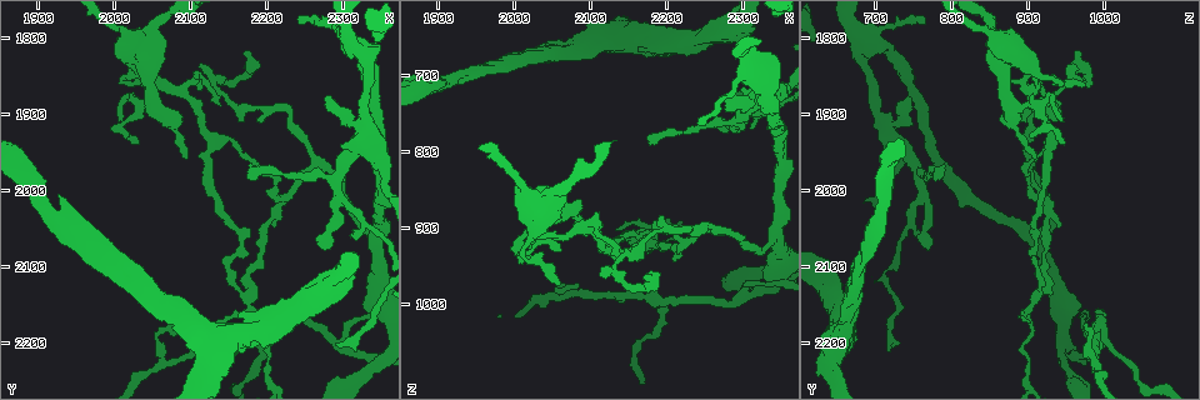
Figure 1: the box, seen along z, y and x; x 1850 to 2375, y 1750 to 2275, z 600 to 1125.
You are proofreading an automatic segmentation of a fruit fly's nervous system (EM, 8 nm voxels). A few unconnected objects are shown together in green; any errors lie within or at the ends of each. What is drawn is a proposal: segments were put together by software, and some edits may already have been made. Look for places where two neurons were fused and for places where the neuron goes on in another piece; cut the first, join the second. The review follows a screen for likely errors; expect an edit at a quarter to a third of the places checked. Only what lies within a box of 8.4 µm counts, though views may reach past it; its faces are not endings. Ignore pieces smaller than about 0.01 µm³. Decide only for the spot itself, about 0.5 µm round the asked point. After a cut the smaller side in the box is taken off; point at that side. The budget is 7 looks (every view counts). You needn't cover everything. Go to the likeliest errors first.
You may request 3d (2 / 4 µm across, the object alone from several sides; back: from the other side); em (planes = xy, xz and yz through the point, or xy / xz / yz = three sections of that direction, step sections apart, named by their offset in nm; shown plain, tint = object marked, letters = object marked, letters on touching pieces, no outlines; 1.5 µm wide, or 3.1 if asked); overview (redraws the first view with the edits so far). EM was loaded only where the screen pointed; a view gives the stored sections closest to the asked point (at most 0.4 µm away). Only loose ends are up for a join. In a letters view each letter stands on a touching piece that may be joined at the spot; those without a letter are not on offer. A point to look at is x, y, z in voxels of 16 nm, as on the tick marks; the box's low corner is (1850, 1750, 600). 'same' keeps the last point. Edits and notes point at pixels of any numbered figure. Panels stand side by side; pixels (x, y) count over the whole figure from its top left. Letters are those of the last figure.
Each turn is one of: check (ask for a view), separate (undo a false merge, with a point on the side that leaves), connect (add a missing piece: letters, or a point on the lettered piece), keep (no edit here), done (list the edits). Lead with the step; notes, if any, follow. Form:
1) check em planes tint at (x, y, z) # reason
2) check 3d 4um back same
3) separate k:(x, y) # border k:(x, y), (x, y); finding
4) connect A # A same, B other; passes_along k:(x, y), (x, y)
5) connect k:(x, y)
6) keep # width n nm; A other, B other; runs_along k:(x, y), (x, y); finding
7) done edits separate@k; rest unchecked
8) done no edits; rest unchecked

check 3d 2um at (2010, 1905, 940) # an open end

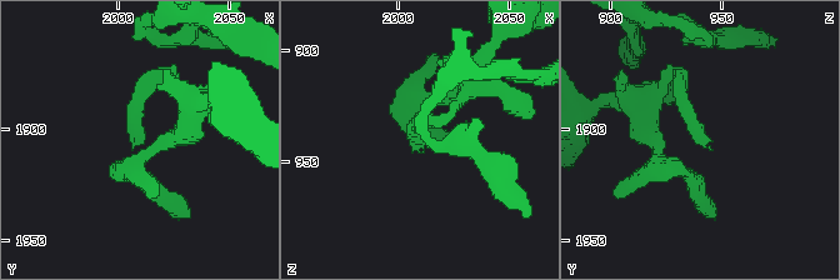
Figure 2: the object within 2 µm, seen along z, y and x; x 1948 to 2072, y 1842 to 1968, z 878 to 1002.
check em planes letters at (2011, 1908, 940)

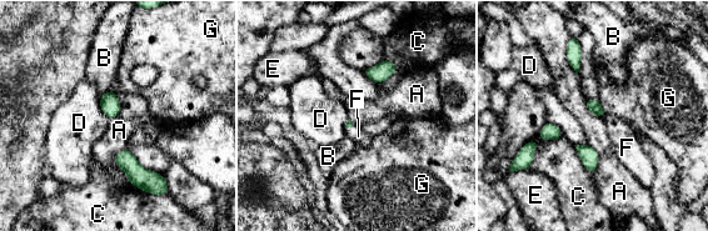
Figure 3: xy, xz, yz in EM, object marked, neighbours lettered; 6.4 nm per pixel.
connect F # A other, B other, C other, D other, E other, F same, G other; passes_along 3:(594, 106), (604, 114), (626, 145); the neuron continues

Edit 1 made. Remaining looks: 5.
check em planes letters at (2155, 1855, 980) # sharp bend

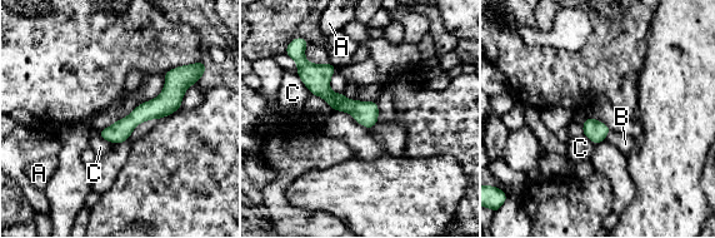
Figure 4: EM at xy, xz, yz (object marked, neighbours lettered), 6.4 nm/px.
keep # longest_contact C 170 nm; A other, B other, C other; continuous, no second neuron

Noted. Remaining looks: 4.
check em planes plain at (2185, 2180, 995) # branch point

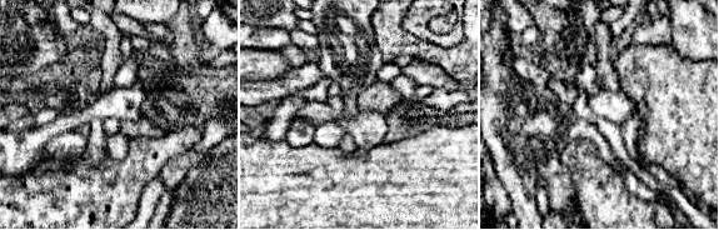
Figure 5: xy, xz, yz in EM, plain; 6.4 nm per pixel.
check em planes tint same

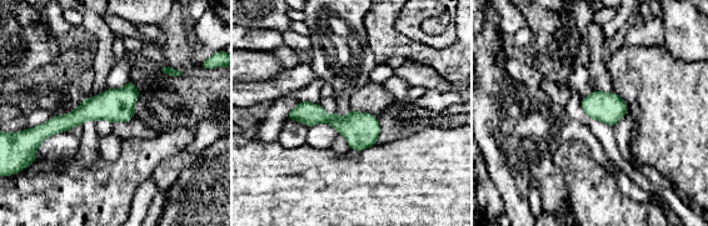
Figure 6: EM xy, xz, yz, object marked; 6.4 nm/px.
check em planes letters same

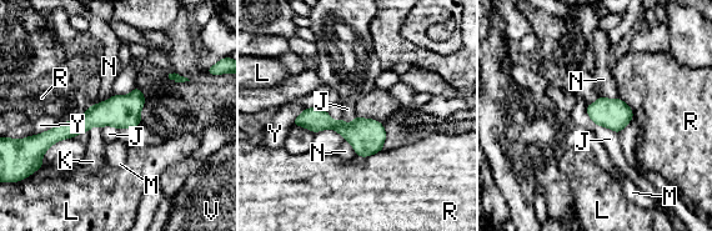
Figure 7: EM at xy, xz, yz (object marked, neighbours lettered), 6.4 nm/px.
keep # longest_contact J 280 nm; J other, K other, L other, M other, N other, R other, V other, Y other; border 7:(585, 106), (592, 121), (617, 134); continuous, no second neuron

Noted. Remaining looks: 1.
done edits connect@3; rest unchecked

